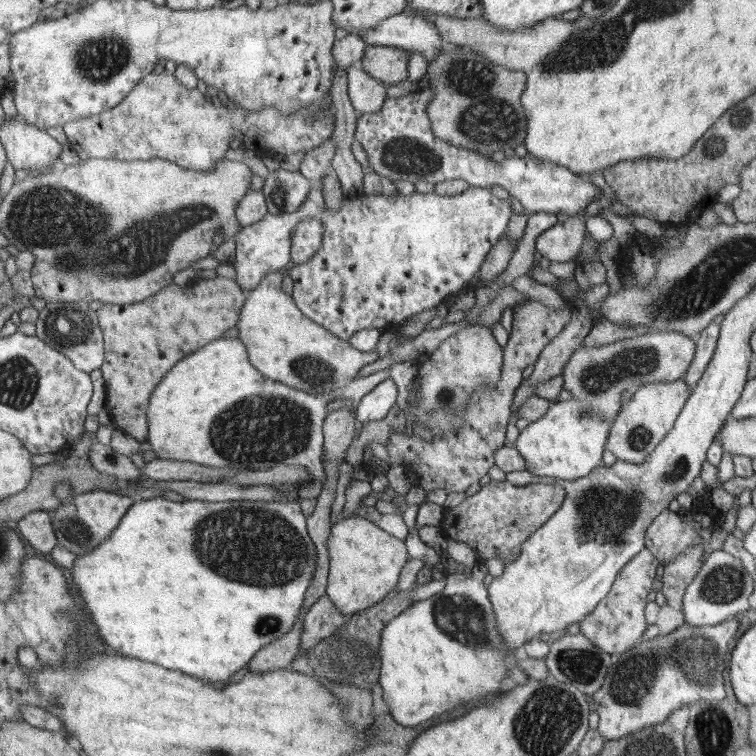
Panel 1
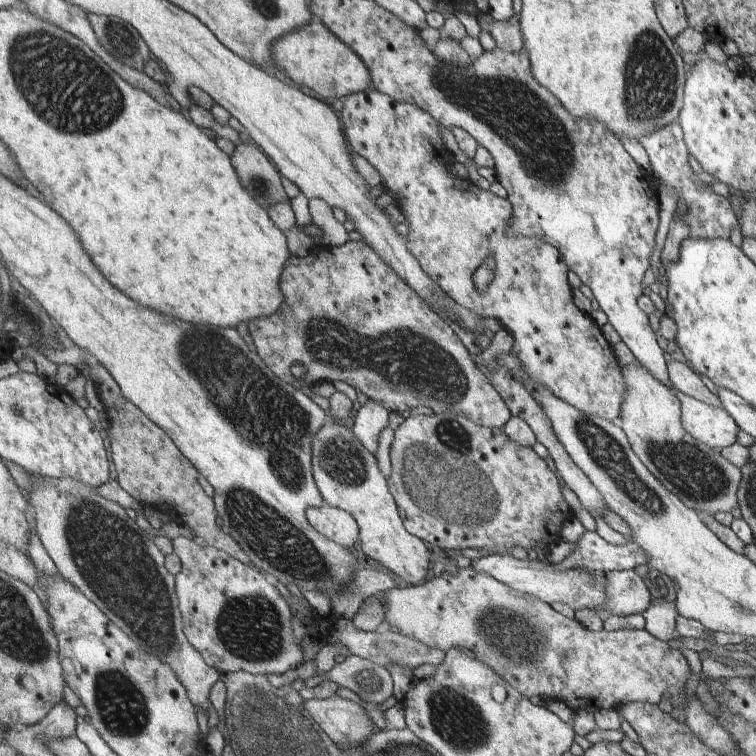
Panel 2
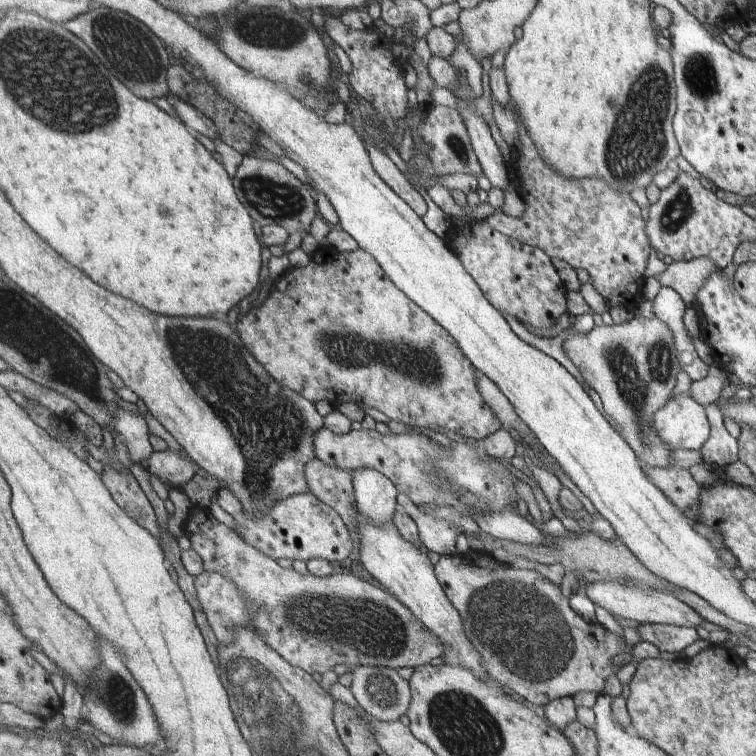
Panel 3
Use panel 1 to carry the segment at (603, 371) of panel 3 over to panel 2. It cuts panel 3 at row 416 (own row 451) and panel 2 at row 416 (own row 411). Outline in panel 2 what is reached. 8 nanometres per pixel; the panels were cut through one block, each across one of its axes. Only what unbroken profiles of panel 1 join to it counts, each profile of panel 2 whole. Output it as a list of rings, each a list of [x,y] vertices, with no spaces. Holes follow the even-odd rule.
[[[638,362],[624,366],[624,384],[626,398],[624,406],[620,406],[621,428],[640,462],[666,486],[668,492],[678,496],[692,510],[712,516],[718,512],[736,513],[736,492],[742,480],[740,469],[724,460],[719,449],[692,438],[684,430],[683,422],[680,422],[680,400],[670,392],[672,388],[658,382]]]

